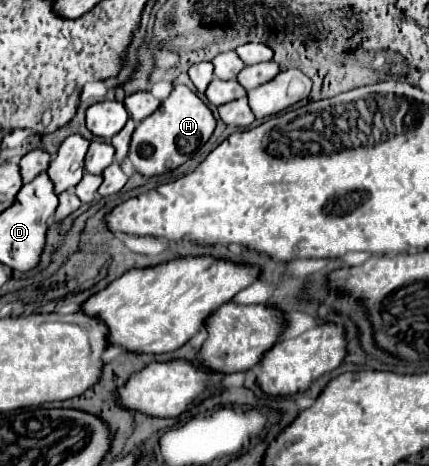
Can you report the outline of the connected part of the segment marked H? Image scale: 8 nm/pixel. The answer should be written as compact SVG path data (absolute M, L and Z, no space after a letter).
M176 85L172 93L160 103L156 113L138 123L132 135L128 159L132 161L136 171L142 173L144 177L162 175L188 161L194 155L194 151L210 139L214 127L216 119L212 111L204 105L204 101L196 93L192 93L186 85Z

